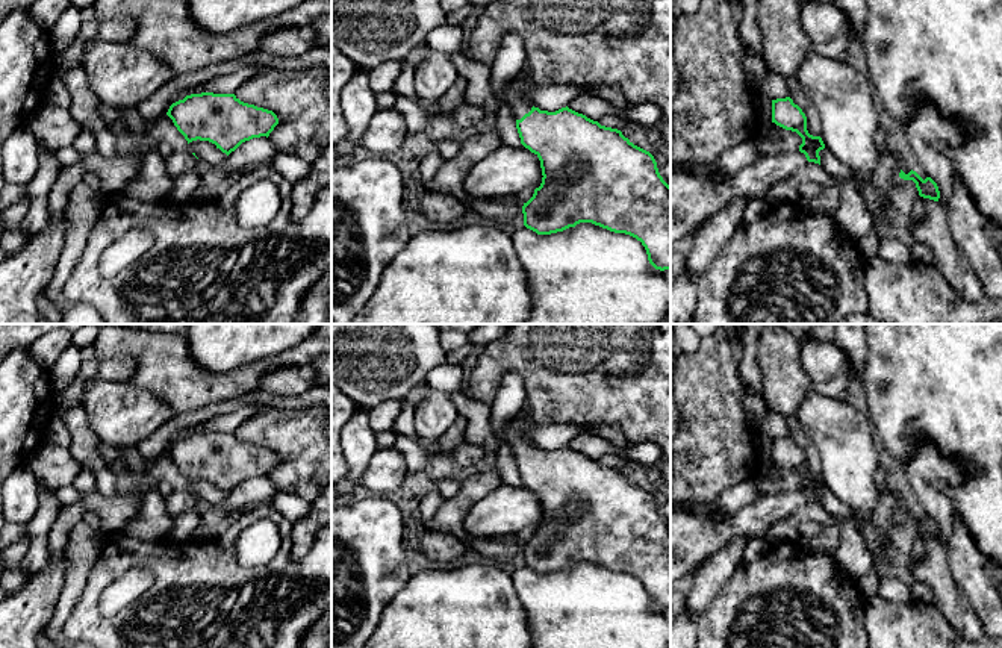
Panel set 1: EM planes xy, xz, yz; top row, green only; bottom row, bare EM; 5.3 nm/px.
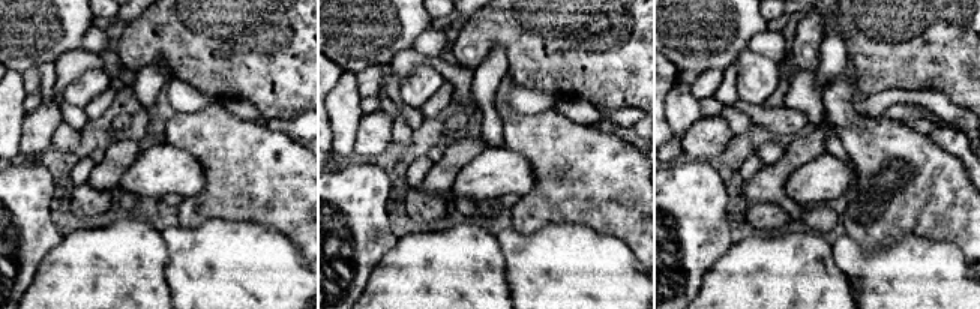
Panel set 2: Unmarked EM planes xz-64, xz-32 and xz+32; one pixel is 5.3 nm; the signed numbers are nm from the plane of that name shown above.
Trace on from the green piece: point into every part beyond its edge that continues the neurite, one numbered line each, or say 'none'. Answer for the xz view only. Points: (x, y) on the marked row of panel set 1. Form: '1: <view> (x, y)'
1: xz (516, 99)

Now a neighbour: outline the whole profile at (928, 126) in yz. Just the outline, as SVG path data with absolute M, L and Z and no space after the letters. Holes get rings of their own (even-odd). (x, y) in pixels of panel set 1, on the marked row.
M926 103L917 107L904 132L928 177L937 183L938 203L946 209L952 197L954 170L949 157L935 144L960 147L966 141L964 127L957 120L943 117L932 103Z

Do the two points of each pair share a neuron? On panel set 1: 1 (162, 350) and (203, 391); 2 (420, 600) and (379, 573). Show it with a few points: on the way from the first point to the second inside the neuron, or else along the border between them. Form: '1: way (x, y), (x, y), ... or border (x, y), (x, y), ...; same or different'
1: way (173, 361), (192, 380); same
2: border (412, 576), (385, 607), (382, 616); different

